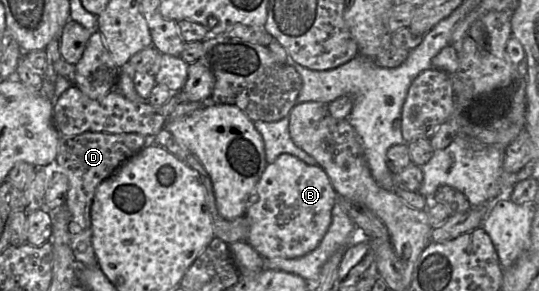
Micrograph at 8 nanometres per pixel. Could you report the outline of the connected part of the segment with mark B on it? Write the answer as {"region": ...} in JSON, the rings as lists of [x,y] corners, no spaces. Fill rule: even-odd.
{"region":[[[280,154],[276,159],[267,163],[255,191],[249,198],[244,216],[249,222],[249,243],[264,259],[298,258],[314,250],[331,223],[331,212],[337,193],[329,177],[318,165],[308,165],[291,154]]]}

